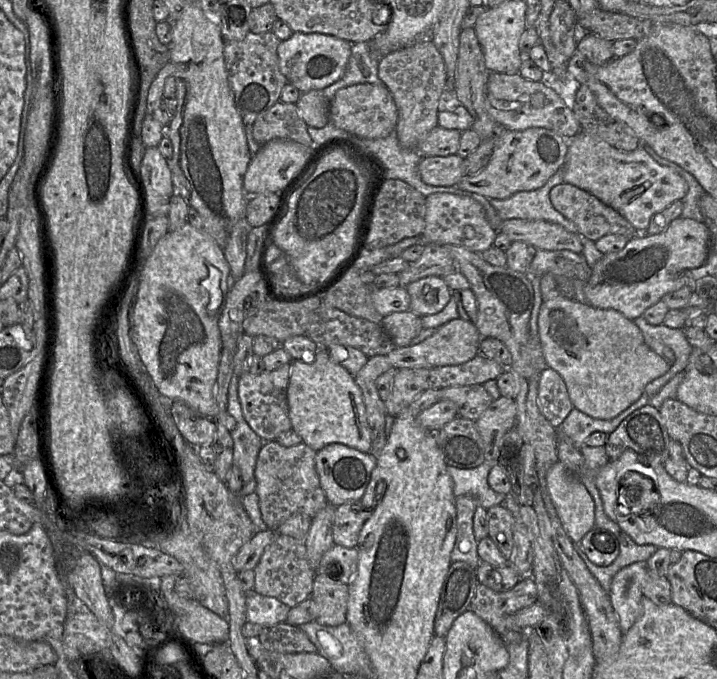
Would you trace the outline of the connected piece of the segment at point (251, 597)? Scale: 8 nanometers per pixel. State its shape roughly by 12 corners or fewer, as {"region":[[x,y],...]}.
{"region":[[247,592],[246,618],[261,626],[285,622],[290,607]]}

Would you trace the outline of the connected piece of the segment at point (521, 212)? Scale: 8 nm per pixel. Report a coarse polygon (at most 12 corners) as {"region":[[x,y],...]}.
{"region":[[564,165],[539,189],[488,199],[503,220],[540,220],[579,234],[550,201]]}

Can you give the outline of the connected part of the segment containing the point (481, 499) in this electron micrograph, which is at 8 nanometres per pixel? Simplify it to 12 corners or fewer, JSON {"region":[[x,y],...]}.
{"region":[[487,461],[475,468],[447,465],[455,497],[471,495],[486,510],[504,495],[488,484]]}

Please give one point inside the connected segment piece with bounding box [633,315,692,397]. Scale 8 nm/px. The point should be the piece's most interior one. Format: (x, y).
(671, 344)

